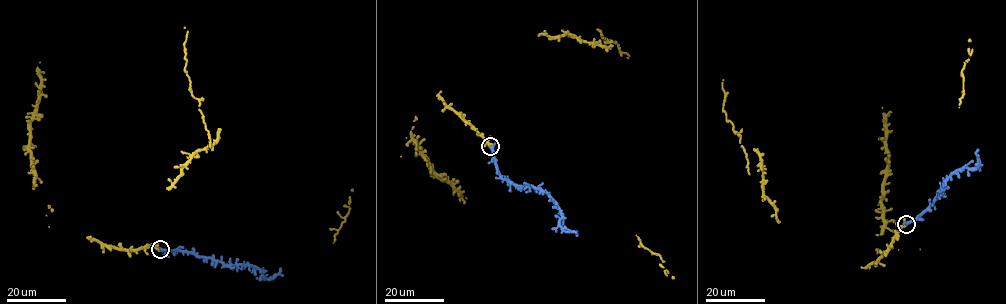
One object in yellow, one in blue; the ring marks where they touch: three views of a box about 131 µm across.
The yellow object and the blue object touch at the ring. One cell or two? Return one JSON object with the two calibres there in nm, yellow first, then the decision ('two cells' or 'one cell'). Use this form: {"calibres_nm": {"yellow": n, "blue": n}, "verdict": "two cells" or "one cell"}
{"calibres_nm": {"yellow": 240, "blue": 400}, "verdict": "one cell"}

